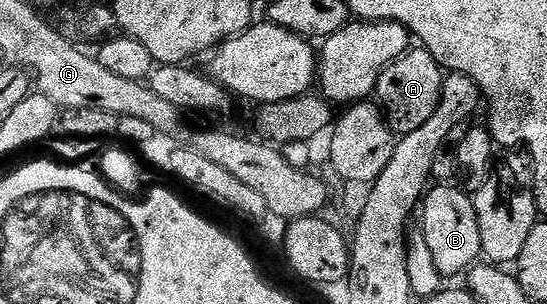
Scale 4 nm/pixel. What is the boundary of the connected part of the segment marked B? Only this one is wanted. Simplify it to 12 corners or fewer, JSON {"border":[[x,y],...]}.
{"border":[[434,184],[419,209],[442,278],[482,256],[472,196]]}

